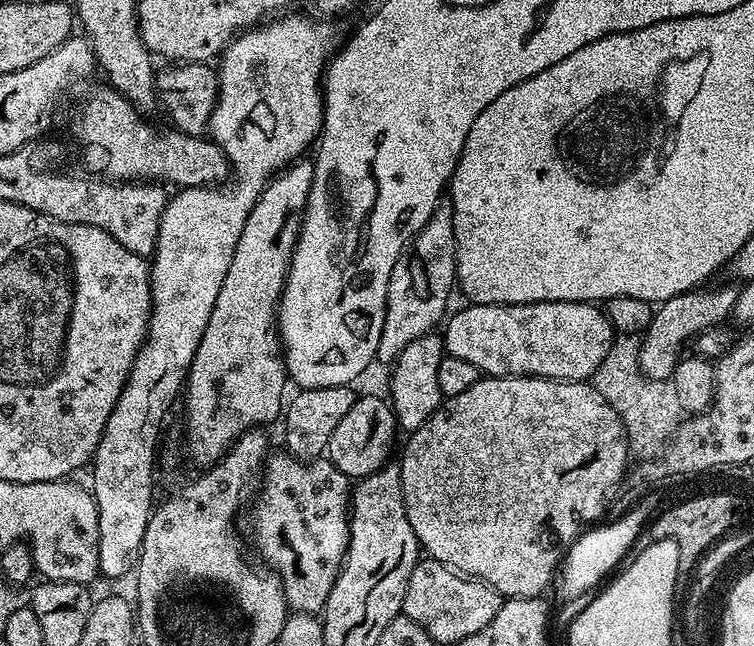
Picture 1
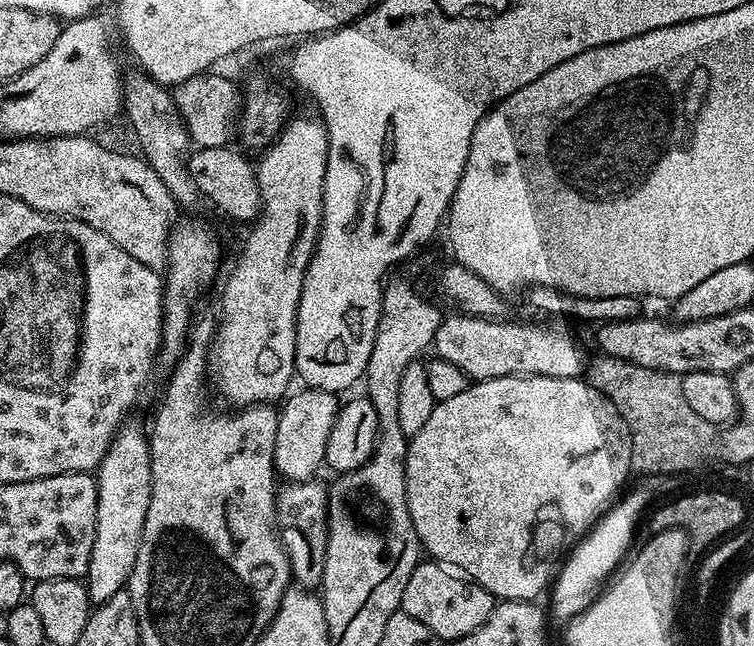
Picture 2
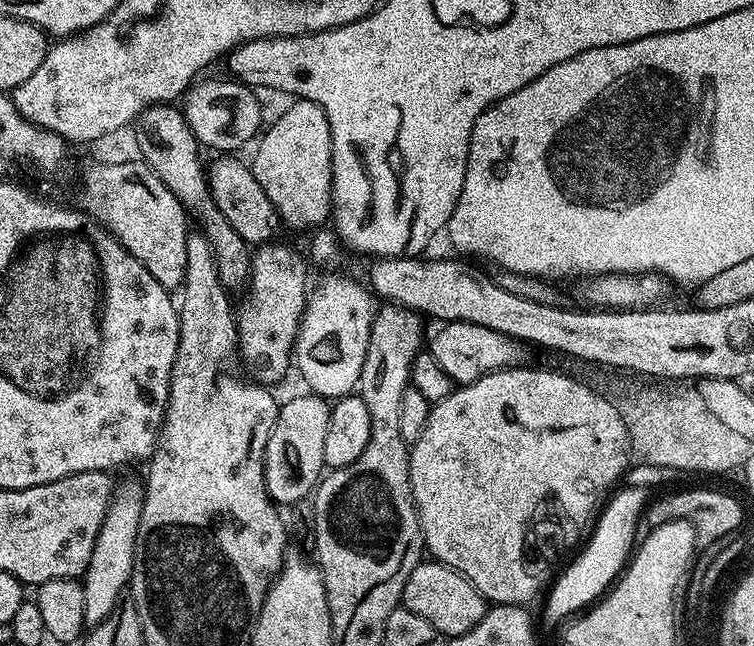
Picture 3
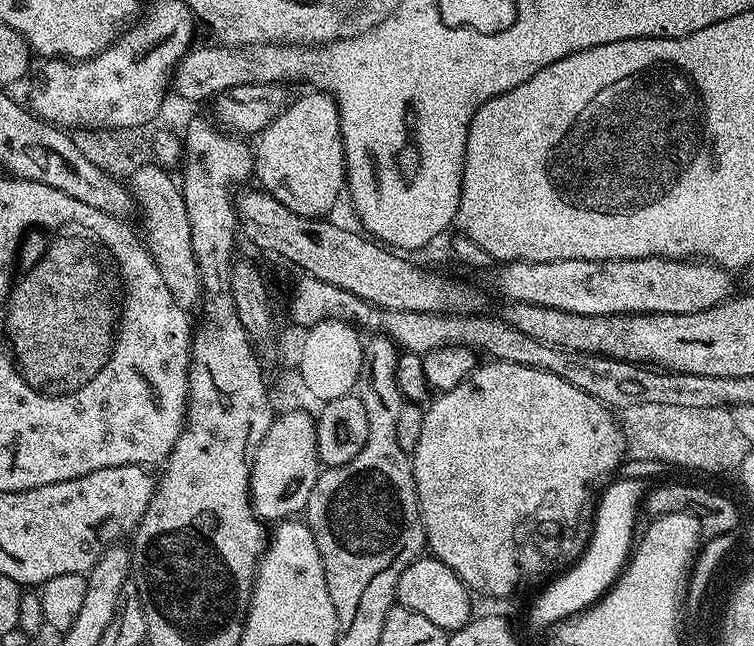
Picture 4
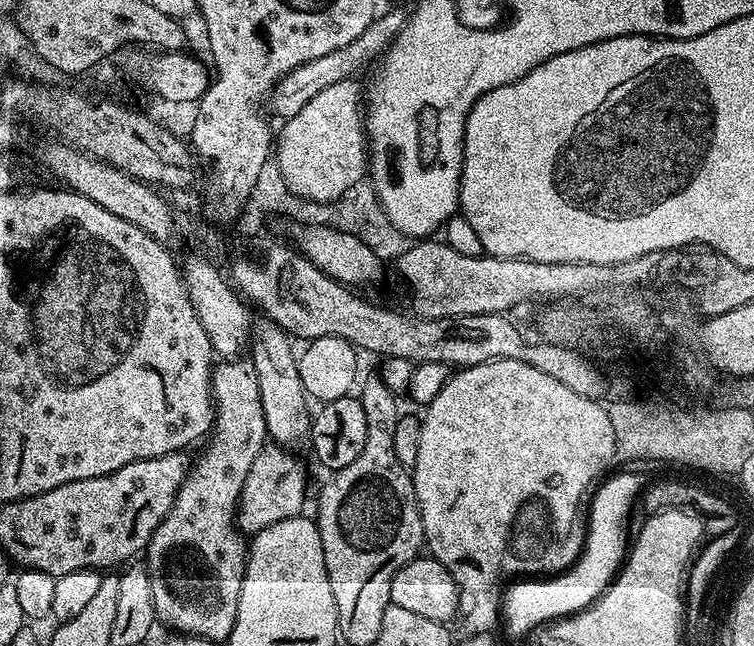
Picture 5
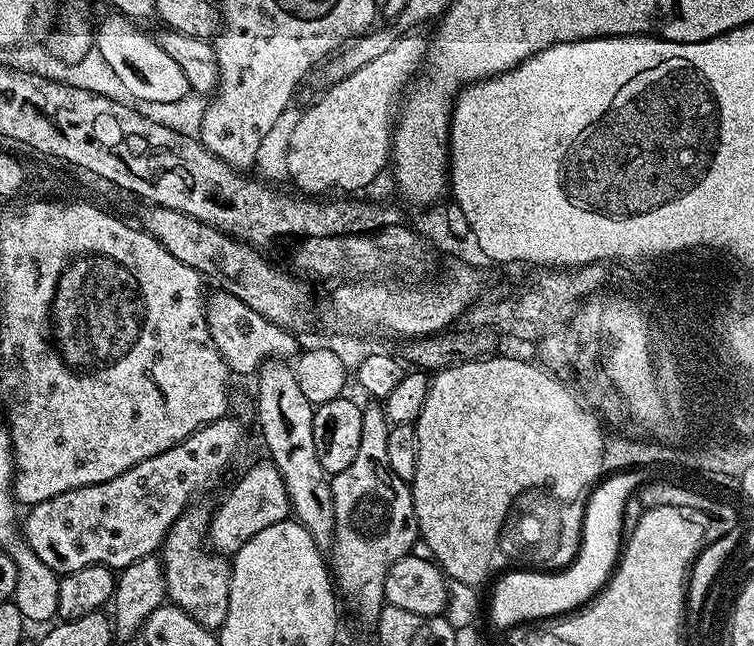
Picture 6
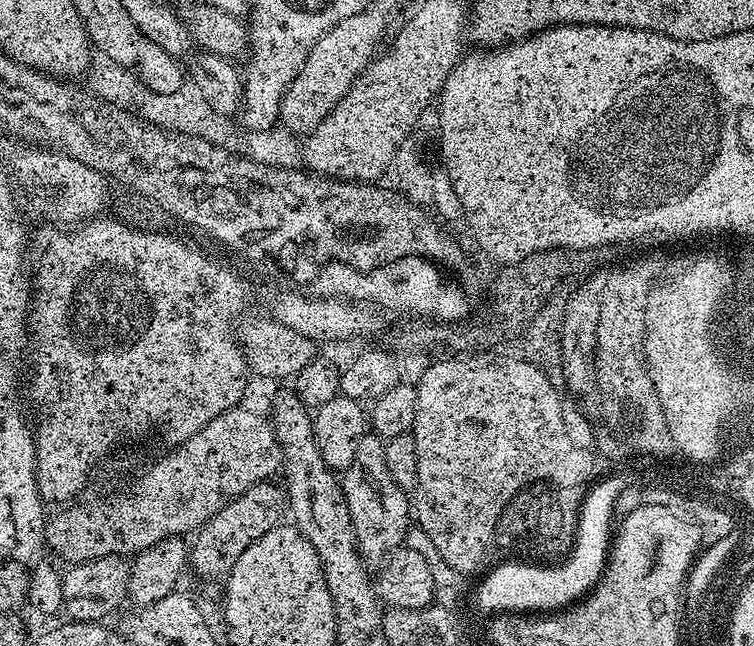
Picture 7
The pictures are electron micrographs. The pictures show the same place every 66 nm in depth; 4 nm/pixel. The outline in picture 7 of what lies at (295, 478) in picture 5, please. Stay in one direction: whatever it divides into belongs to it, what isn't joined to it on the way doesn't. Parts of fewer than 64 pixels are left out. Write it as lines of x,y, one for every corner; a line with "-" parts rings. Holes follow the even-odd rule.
265,482
250,486
240,496
236,496
214,518
210,518
195,533
190,544
190,568
200,576
205,576
208,580
216,580
227,577
232,571
232,567
242,558
242,554
251,544
258,542
262,534
269,532
271,528
277,527
281,523
286,512
286,496
279,483

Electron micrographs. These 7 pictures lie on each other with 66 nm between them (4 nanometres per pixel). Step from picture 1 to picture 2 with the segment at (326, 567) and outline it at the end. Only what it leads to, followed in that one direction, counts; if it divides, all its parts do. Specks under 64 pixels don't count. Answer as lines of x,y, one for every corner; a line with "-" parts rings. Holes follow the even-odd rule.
316,478
293,480
276,493
276,526
280,543
288,556
295,583
309,590
315,589
324,579
328,541
328,488
318,481

